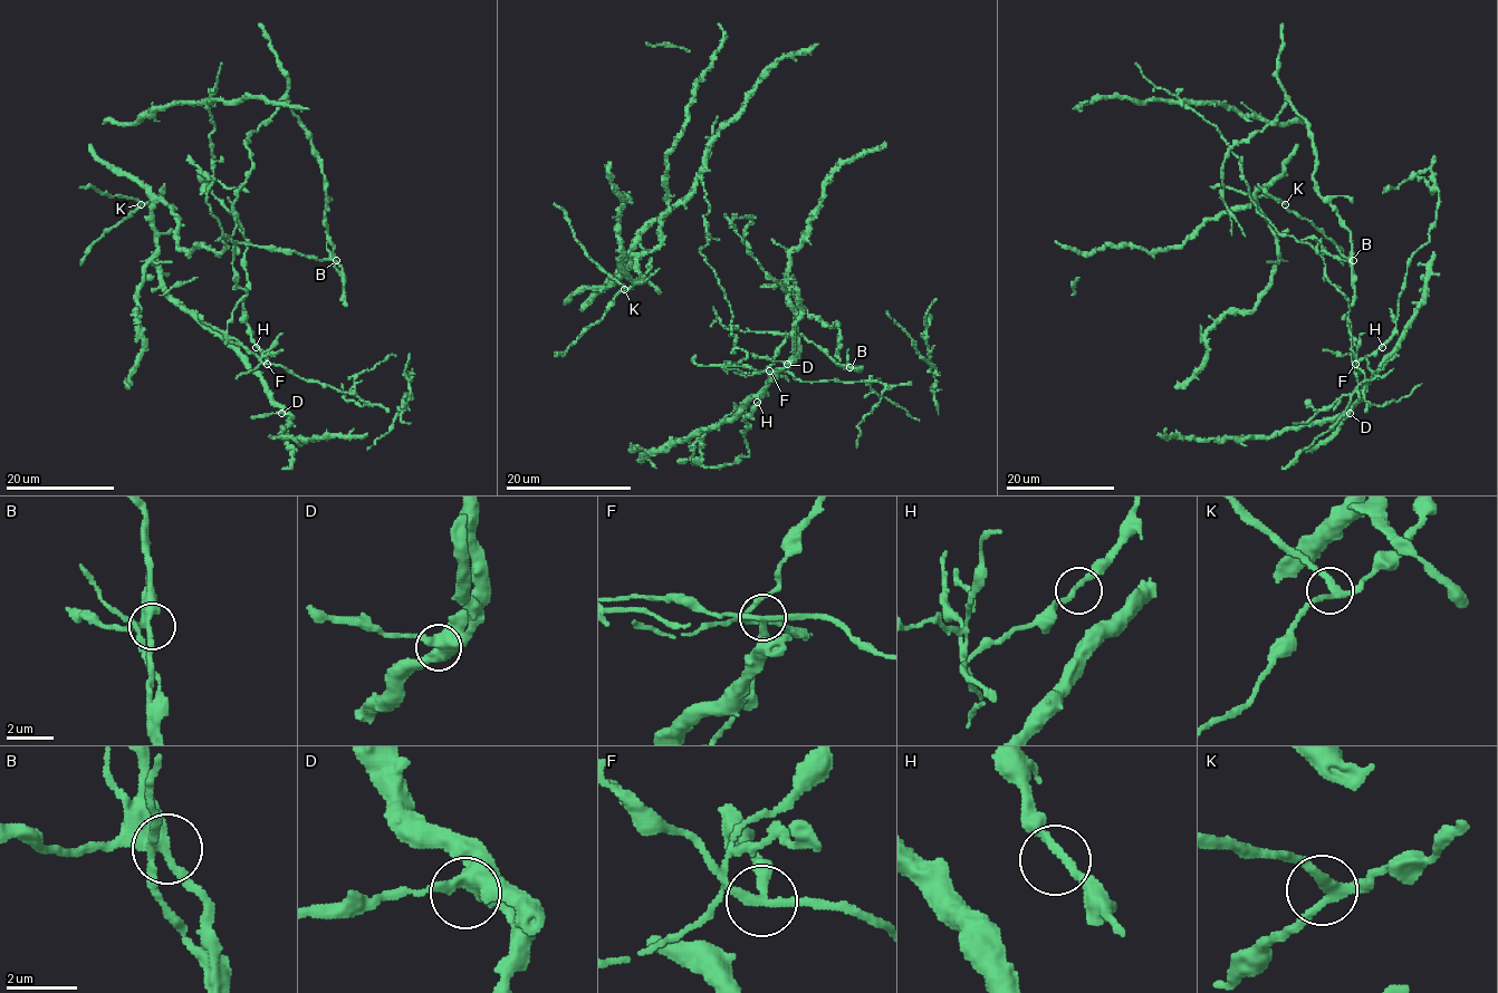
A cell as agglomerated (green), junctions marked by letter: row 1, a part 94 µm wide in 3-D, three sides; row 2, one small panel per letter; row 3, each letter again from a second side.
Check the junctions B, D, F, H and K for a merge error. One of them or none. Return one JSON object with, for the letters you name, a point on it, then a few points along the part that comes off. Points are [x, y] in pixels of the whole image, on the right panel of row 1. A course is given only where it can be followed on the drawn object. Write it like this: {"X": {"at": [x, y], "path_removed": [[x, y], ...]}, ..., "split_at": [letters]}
{"F": {"at": [1355, 364], "path_removed": [[1355, 364], [1350, 305], [1325, 273], [1324, 258], [1260, 213], [1241, 161], [1220, 132], [1156, 88], [1135, 63]]}, "split_at": ["F"]}

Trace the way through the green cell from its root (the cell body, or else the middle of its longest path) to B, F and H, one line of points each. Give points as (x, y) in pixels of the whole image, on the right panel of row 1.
B: (1241, 163), (1250, 200), (1280, 234), (1293, 235), (1314, 249), (1322, 243), (1331, 256), (1353, 260)
F: (1241, 163), (1256, 210), (1280, 234), (1312, 247), (1324, 261), (1328, 280), (1348, 301), (1355, 364)
H: (1241, 163), (1256, 210), (1280, 234), (1312, 247), (1324, 261), (1328, 280), (1348, 301), (1355, 363), (1382, 347)

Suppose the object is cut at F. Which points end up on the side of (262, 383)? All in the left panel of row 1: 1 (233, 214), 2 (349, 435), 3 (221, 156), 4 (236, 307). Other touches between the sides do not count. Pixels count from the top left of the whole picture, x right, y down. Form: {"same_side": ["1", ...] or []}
{"same_side": ["1", "2"]}

